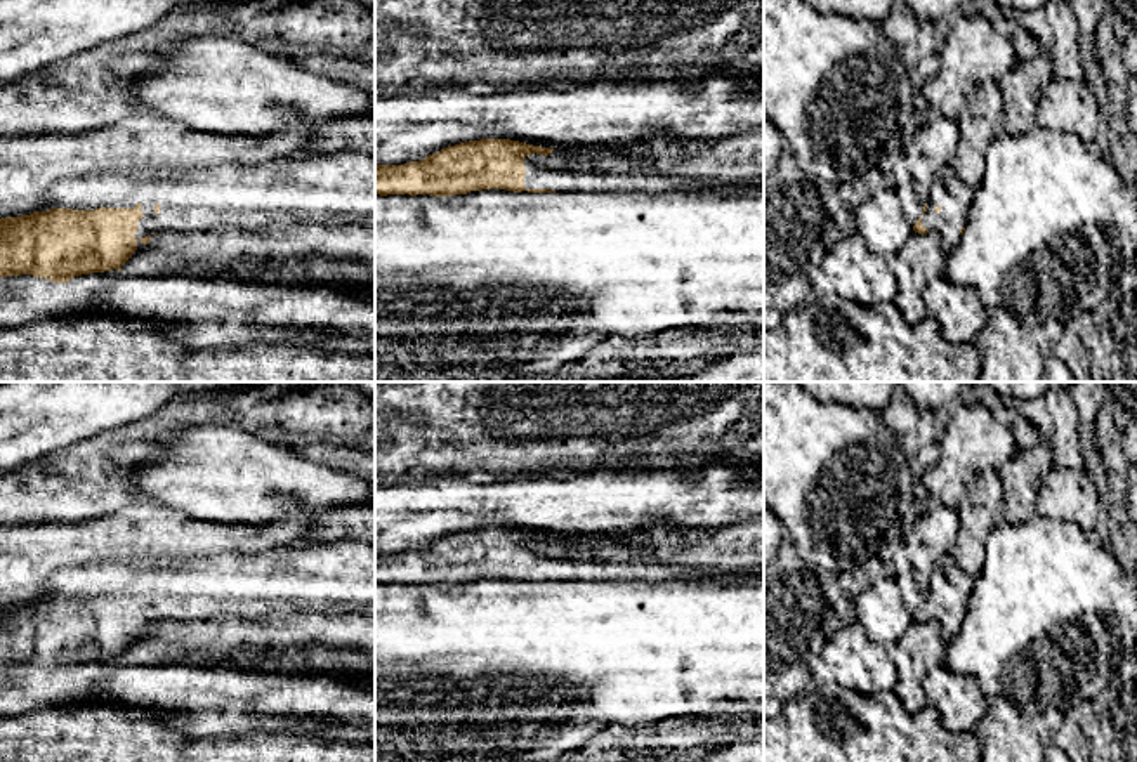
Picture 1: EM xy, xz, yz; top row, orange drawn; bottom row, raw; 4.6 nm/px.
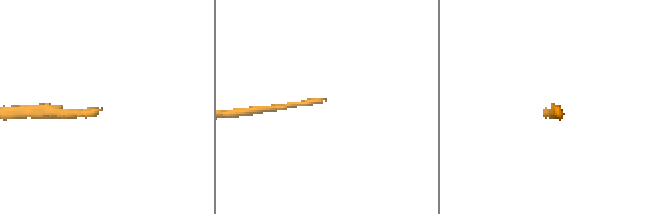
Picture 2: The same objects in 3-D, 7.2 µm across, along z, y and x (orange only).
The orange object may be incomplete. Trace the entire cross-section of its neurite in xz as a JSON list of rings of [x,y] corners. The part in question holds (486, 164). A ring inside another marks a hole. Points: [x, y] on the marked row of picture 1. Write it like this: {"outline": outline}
{"outline": [[[481,139],[448,146],[420,161],[375,165],[375,194],[453,196],[483,189],[514,193],[743,193],[760,182],[715,182],[701,177],[661,175],[651,170],[627,174],[590,168],[543,168],[529,156],[549,156],[554,148],[510,139]]]}

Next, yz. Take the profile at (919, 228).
{"outline": [[[943,167],[934,179],[929,201],[913,231],[927,234],[936,231],[941,236],[943,252],[950,253],[965,231],[965,219],[972,201],[972,187],[963,184],[950,167]]]}

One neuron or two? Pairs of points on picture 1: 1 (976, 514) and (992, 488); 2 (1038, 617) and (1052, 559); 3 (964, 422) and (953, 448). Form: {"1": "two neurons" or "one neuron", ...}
{"1": "one neuron", "2": "one neuron", "3": "one neuron"}

